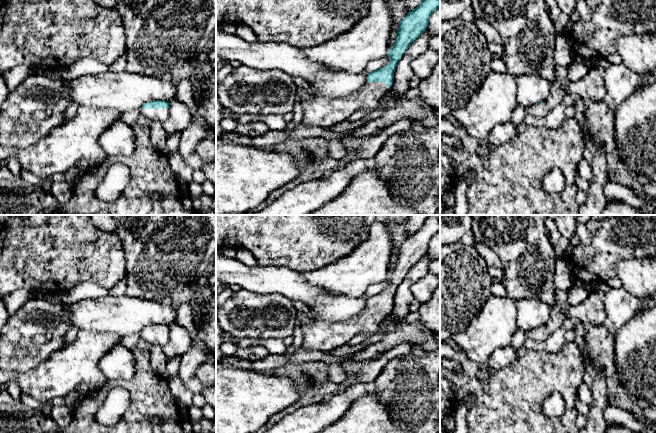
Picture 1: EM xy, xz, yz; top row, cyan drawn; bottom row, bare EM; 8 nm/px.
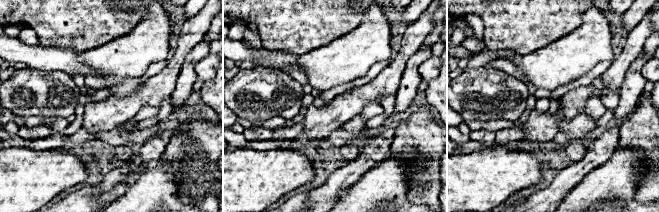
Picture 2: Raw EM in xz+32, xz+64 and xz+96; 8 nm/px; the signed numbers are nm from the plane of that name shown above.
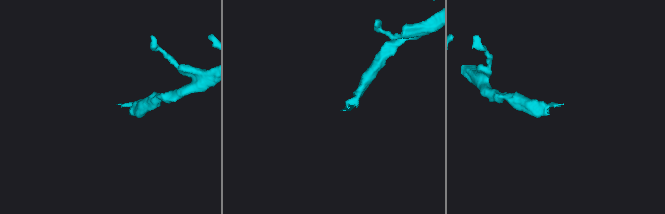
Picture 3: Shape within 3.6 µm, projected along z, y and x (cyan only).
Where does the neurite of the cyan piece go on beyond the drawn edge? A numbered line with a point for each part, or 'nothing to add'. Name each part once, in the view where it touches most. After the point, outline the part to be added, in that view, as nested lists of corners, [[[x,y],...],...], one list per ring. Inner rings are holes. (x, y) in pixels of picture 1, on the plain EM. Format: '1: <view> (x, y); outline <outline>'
1: xy (159, 338); outline [[[140,332],[140,336],[150,345],[159,345],[161,347],[163,347],[169,340],[169,333],[163,333],[163,332],[157,332],[157,333]]]

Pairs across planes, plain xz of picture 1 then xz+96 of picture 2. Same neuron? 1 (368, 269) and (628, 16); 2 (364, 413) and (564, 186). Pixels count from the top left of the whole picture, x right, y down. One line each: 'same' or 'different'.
1: different
2: different

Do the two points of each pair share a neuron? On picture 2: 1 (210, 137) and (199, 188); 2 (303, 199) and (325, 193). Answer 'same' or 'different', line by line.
1: same
2: different

